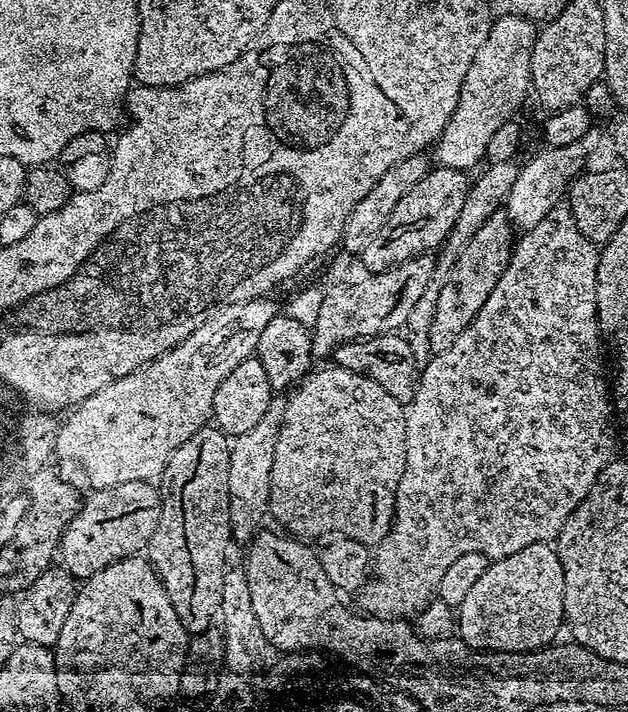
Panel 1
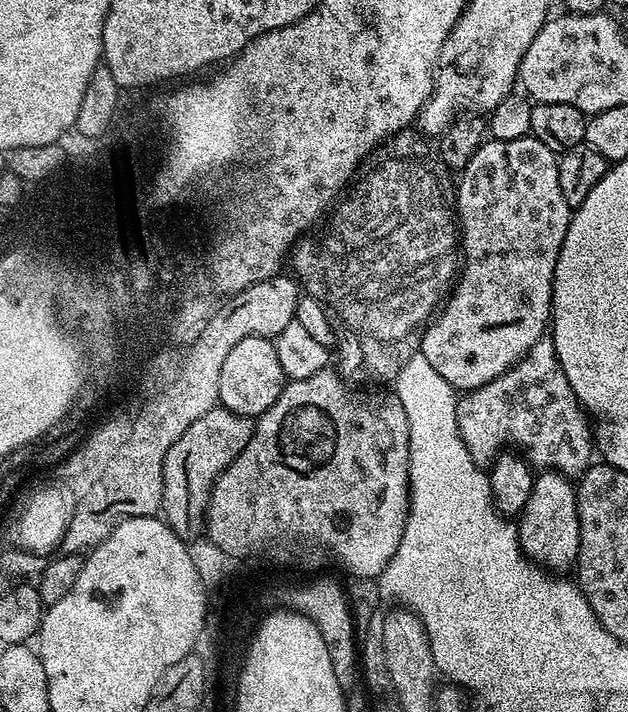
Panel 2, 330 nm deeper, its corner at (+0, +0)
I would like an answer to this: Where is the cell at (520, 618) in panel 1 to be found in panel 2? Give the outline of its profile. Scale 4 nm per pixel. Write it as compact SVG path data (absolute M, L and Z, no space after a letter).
M544 472L535 477L532 493L524 511L519 513L520 550L533 565L571 569L580 552L580 519L576 505L576 489L569 477L558 472Z

